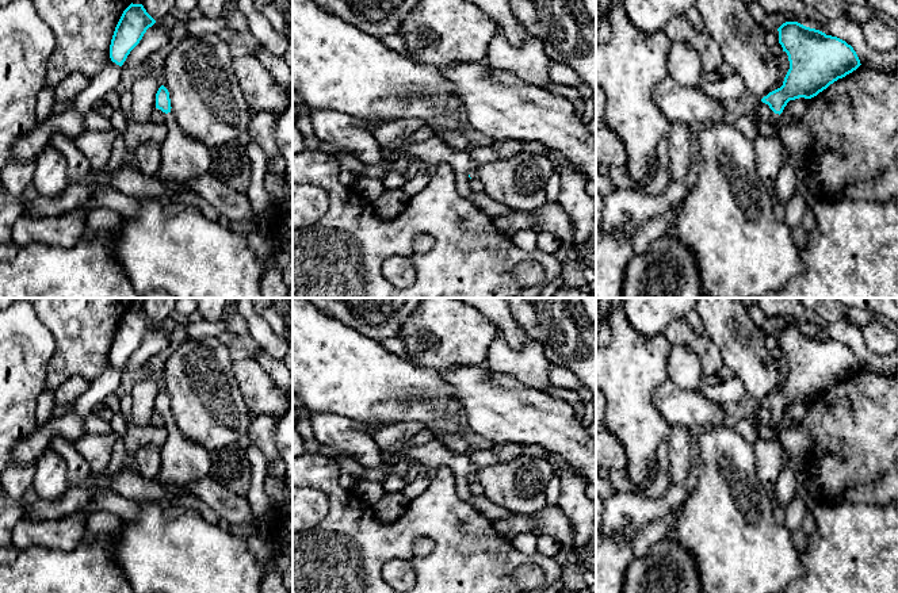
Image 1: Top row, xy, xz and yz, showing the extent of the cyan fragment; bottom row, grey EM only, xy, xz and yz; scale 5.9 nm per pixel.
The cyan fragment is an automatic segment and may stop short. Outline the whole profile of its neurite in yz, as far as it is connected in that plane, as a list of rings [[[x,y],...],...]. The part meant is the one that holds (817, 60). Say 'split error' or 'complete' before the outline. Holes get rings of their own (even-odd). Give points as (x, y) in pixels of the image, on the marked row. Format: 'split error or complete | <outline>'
split error | [[[786,22],[779,28],[779,43],[787,53],[790,69],[783,85],[761,99],[775,112],[767,122],[782,127],[780,114],[790,100],[811,99],[861,64],[851,45],[798,22]]]

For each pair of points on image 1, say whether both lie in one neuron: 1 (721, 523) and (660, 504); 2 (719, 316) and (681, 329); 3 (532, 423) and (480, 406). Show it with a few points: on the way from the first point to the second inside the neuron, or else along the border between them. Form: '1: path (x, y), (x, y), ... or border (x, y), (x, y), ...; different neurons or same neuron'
1: border (692, 481), (684, 505), (677, 513); different neurons
2: border (706, 333), (718, 348), (719, 356), (723, 360); different neurons
3: path (519, 416), (504, 416), (493, 410); same neuron

